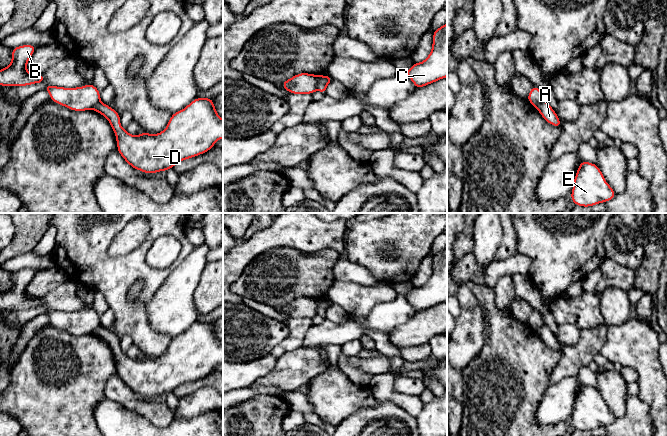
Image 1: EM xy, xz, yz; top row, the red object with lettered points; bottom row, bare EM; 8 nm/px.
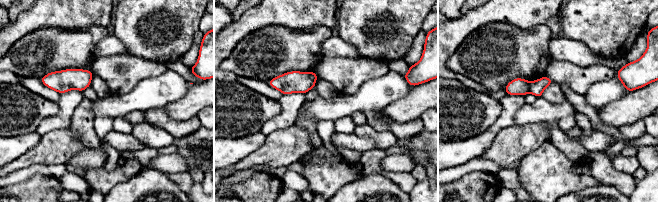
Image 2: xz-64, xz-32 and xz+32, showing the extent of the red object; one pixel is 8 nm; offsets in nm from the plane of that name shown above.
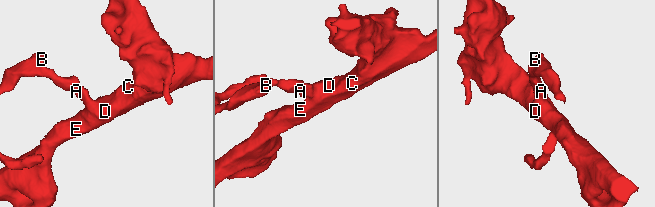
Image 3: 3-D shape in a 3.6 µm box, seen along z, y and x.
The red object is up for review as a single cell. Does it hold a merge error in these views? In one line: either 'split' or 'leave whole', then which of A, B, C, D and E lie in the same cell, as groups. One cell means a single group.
split | A C D E / B

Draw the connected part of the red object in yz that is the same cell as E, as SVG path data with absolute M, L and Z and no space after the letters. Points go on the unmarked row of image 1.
M582 384L574 401L571 416L574 429L590 431L610 425L615 419L598 389Z

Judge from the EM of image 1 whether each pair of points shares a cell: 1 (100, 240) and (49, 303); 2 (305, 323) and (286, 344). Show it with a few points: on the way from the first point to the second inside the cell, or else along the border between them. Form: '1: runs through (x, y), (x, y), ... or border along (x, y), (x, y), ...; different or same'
1: border along (68, 278), (78, 284); different
2: runs through (300, 328), (291, 339); same

